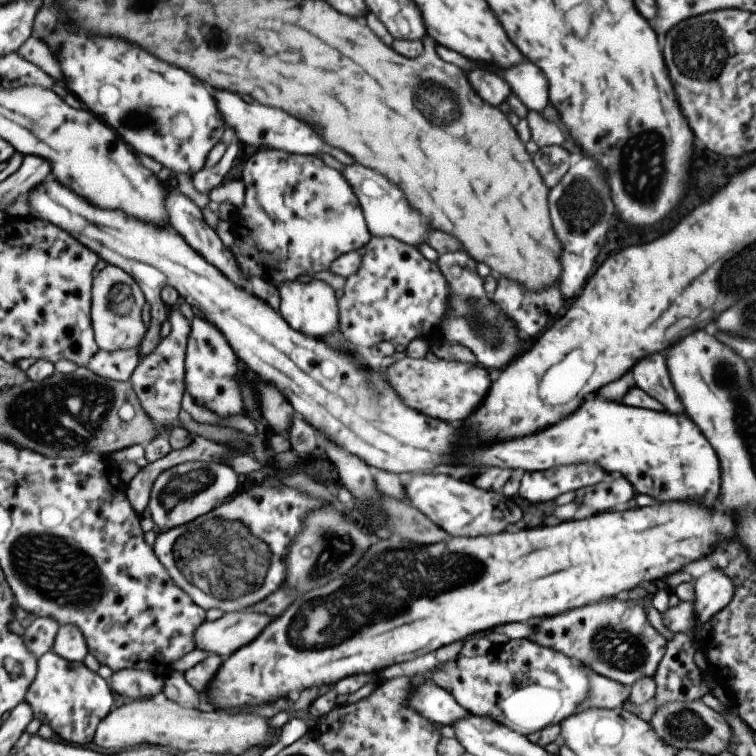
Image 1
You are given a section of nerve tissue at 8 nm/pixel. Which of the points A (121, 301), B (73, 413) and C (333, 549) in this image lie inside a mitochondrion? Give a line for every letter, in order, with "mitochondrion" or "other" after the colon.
A: mitochondrion
B: mitochondrion
C: mitochondrion

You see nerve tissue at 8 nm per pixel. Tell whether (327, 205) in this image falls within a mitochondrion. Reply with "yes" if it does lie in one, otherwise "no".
yes

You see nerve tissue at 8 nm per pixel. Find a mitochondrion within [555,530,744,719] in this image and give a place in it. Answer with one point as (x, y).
(613, 645)

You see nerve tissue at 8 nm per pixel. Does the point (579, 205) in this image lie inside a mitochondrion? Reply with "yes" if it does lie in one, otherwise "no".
yes

